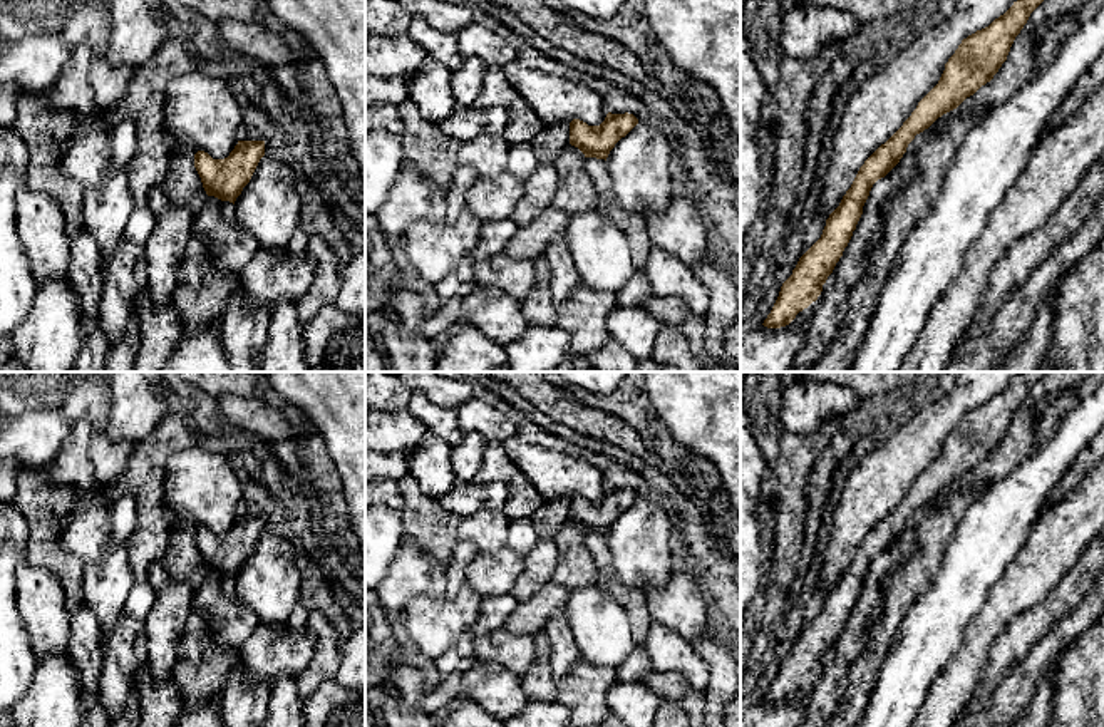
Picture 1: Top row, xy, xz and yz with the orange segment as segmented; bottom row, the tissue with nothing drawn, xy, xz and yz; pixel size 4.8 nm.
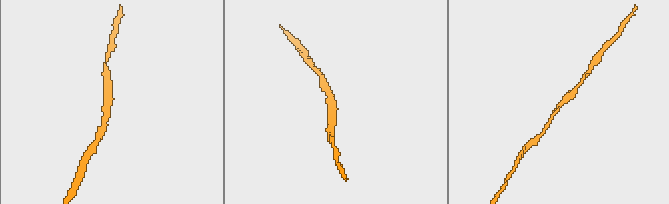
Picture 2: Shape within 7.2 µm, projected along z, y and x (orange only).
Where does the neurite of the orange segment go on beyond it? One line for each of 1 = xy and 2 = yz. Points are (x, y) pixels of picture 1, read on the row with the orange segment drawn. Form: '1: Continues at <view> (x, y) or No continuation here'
1: No continuation here
2: No continuation here

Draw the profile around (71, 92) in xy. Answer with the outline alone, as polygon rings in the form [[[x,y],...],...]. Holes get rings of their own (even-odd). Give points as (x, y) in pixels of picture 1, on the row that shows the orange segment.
[[[77,44],[69,50],[69,59],[59,79],[50,89],[54,106],[67,111],[79,126],[85,117],[97,112],[97,102],[89,82],[94,54],[87,44]]]

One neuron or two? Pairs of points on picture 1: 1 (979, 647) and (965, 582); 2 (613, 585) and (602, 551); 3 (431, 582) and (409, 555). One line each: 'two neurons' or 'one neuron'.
1: two neurons
2: one neuron
3: one neuron

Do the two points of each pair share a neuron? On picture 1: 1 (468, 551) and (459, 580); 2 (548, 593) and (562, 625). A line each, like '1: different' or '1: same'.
1: same
2: different

